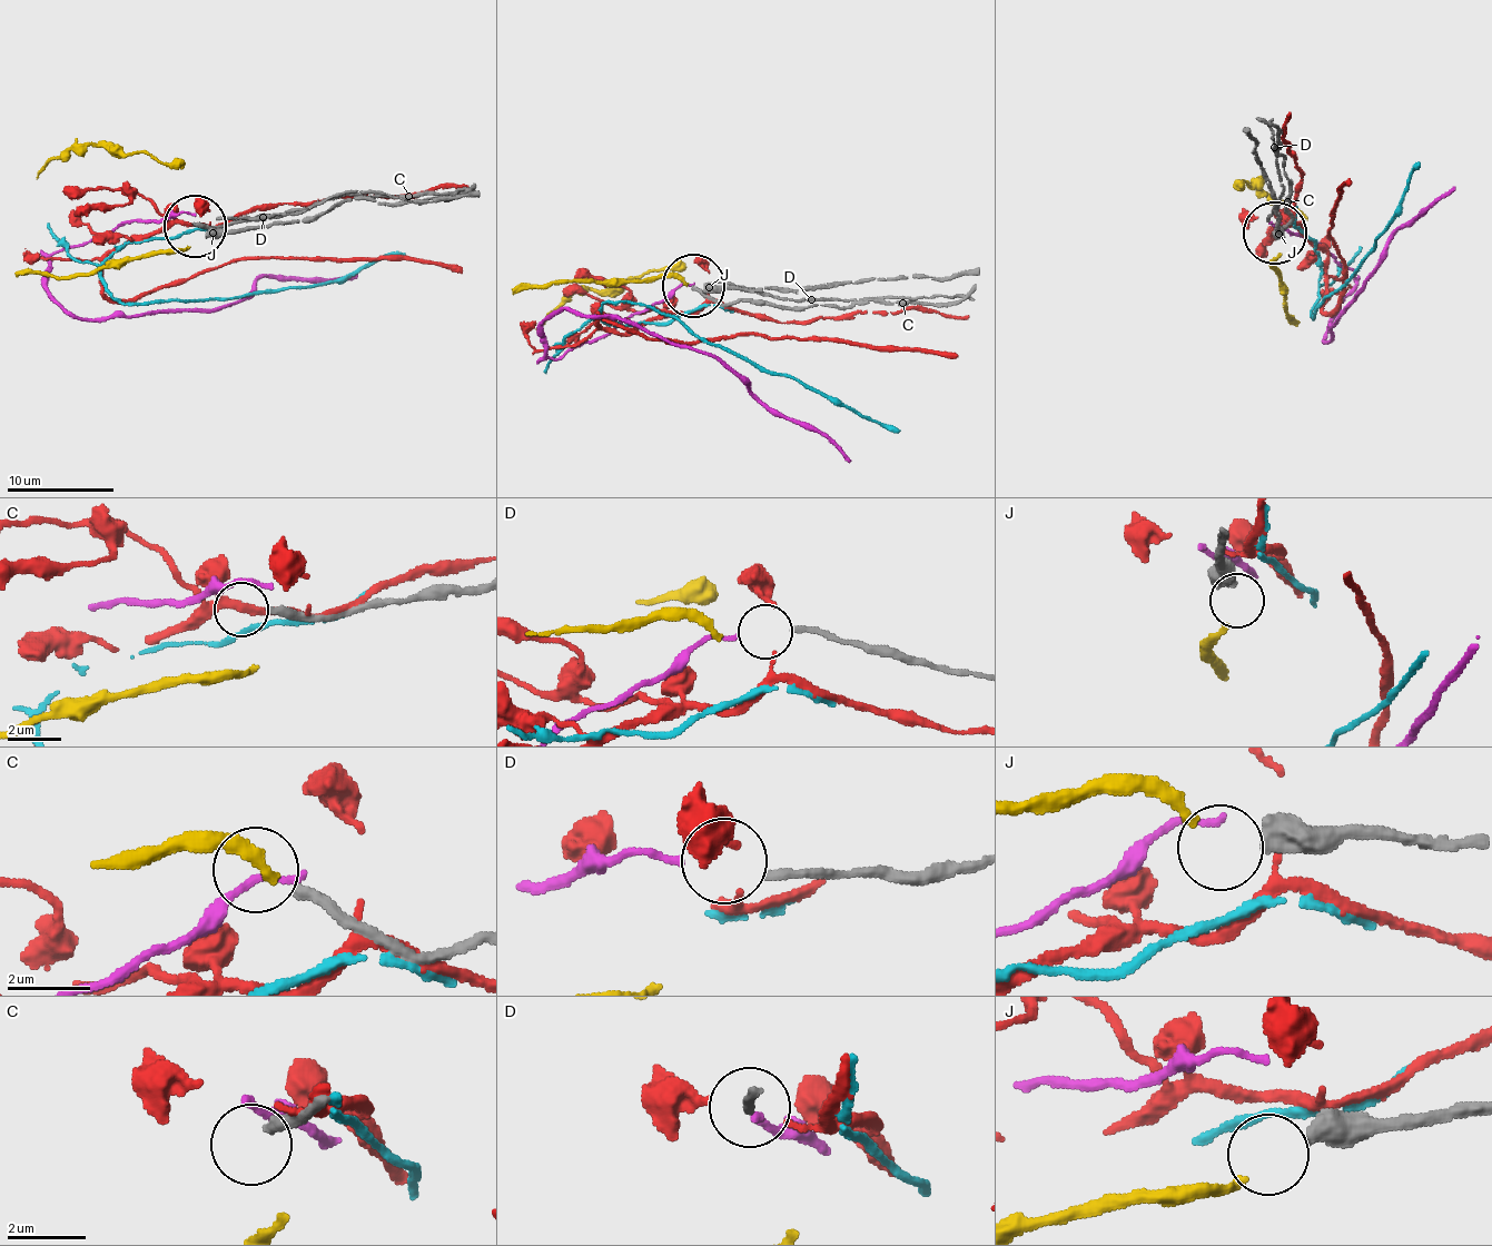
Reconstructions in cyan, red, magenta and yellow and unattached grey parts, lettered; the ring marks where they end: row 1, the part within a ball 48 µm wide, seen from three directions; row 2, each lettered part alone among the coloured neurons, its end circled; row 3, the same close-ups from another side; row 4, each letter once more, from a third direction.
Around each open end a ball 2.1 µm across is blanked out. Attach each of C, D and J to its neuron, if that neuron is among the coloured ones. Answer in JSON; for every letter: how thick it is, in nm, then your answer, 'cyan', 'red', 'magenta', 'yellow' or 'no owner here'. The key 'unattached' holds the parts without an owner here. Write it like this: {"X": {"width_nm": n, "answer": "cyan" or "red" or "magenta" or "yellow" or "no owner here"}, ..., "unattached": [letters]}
{"C": {"width_nm": 280, "answer": "no owner here"}, "D": {"width_nm": 200, "answer": "magenta"}, "J": {"width_nm": 500, "answer": "yellow"}, "unattached": ["C"]}

